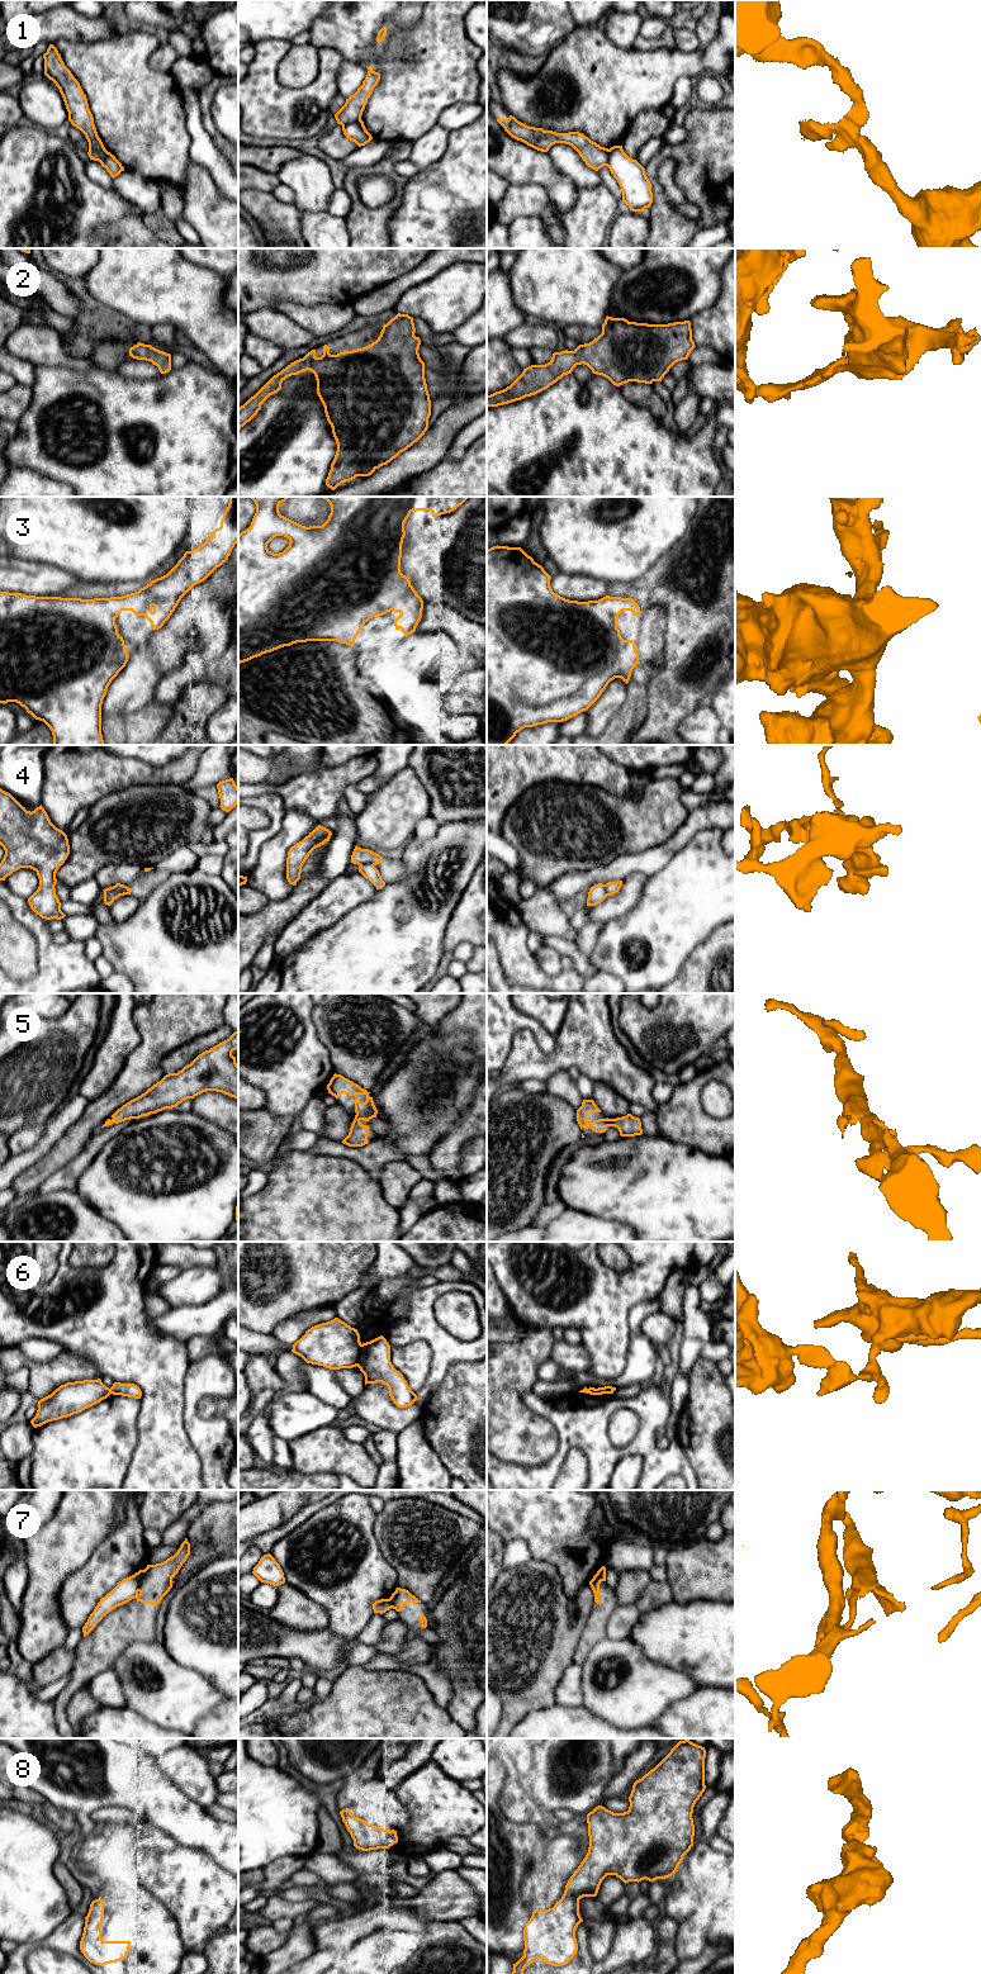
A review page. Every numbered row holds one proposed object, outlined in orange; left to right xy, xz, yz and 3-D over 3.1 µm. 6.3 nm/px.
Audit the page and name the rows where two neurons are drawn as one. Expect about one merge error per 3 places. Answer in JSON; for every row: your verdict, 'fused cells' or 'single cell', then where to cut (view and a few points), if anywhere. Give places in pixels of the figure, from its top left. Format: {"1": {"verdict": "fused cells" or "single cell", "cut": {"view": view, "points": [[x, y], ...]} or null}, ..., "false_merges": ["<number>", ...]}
{"1": {"verdict": "fused cells", "cut": {"view": "xz", "points": [[360, 118], [342, 126]]}}, "2": {"verdict": "single cell", "cut": null}, "3": {"verdict": "single cell", "cut": null}, "4": {"verdict": "fused cells", "cut": {"view": "xz", "points": [[360, 864], [370, 864], [373, 867]]}}, "5": {"verdict": "single cell", "cut": null}, "6": {"verdict": "fused cells", "cut": {"view": "xz", "points": [[361, 1344], [356, 1365]]}}, "7": {"verdict": "fused cells", "cut": {"view": "xy", "points": [[145, 1570], [137, 1590]]}}, "8": {"verdict": "single cell", "cut": null}, "false_merges": ["1", "4", "6", "7"]}

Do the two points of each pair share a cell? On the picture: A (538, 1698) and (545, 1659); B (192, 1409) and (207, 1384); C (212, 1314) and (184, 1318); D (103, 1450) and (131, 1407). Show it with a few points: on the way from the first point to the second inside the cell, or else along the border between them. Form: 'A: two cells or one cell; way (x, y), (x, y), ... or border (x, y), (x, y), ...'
A: one cell; way (538, 1688), (538, 1669)
B: one cell; way (192, 1403), (200, 1390)
C: one cell; way (205, 1318), (190, 1318)
D: one cell; way (103, 1439), (107, 1431), (121, 1417)

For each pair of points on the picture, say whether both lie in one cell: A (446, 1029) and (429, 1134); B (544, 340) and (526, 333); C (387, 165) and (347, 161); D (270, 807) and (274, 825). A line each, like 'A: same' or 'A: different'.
A: different
B: same
C: different
D: same

